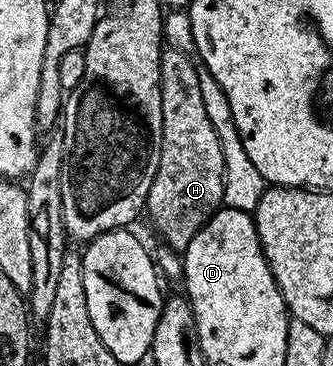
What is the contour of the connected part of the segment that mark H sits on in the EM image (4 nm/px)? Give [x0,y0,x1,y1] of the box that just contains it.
[146,49,224,253]

